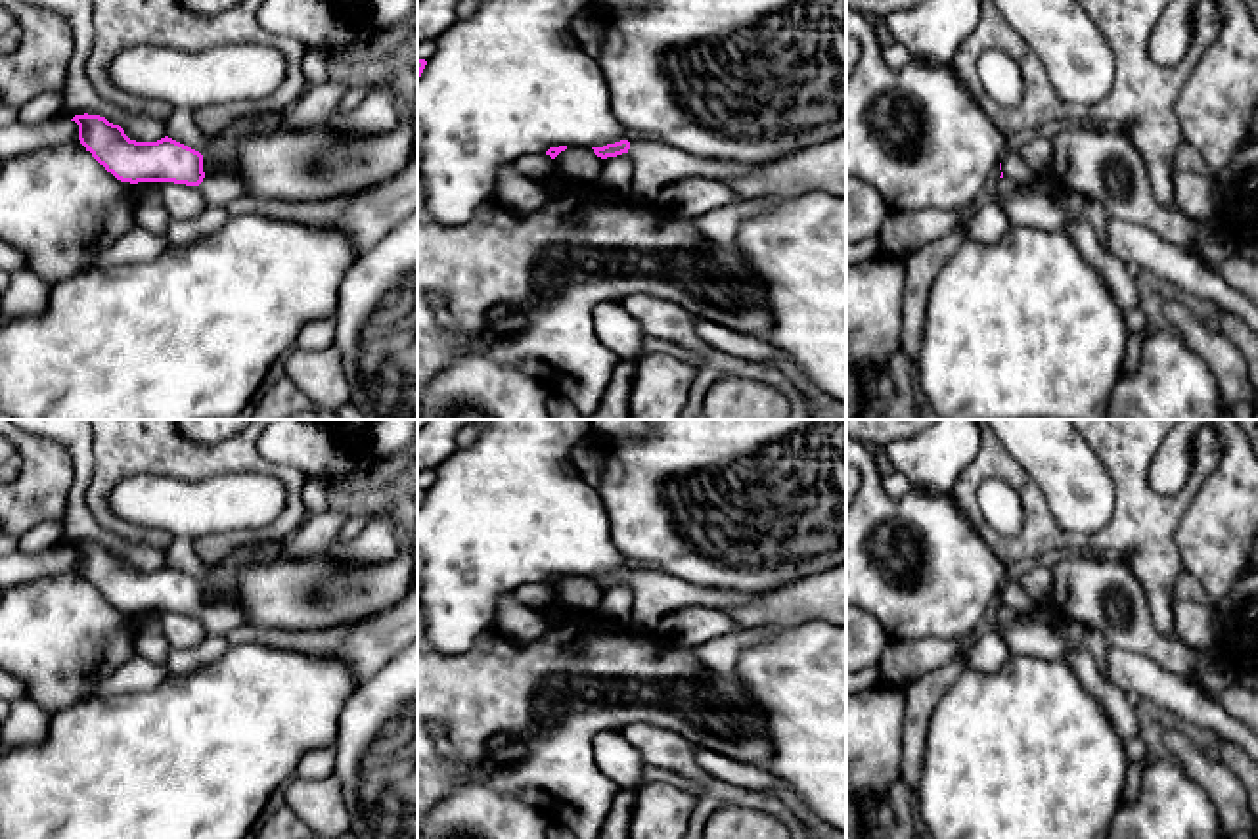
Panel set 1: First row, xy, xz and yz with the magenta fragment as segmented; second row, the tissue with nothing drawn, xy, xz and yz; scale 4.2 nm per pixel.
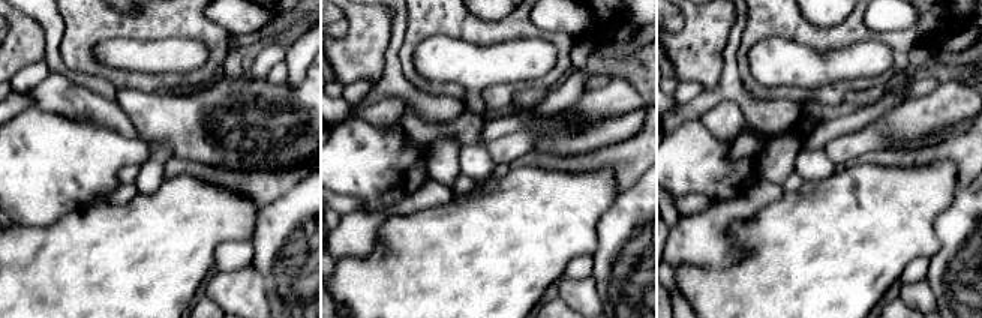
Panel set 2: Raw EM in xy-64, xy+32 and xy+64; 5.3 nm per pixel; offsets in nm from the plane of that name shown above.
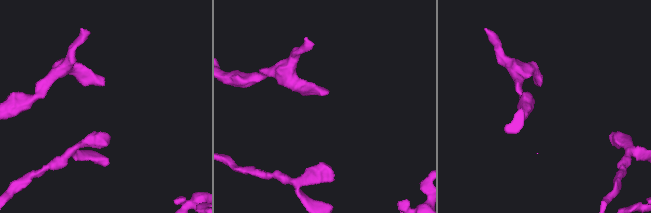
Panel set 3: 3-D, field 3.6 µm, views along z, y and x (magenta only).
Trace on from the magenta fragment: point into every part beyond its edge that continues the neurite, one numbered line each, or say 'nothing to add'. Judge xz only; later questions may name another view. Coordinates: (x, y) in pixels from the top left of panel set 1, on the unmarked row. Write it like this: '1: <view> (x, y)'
1: xz (655, 592)

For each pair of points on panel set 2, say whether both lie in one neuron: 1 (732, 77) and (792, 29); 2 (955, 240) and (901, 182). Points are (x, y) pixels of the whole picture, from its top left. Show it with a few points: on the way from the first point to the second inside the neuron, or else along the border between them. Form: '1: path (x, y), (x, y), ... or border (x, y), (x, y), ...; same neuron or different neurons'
1: border (741, 38), (738, 75), (742, 86), (759, 101); different neurons
2: border (955, 189), (934, 222), (934, 254); different neurons

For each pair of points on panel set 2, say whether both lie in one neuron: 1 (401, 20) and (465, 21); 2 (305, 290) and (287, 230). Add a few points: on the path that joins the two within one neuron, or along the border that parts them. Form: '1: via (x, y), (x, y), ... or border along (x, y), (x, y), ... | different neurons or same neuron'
1: border along (408, 15), (405, 38), (399, 51) | different neurons
2: via (305, 275), (305, 248), (302, 245) | same neuron

